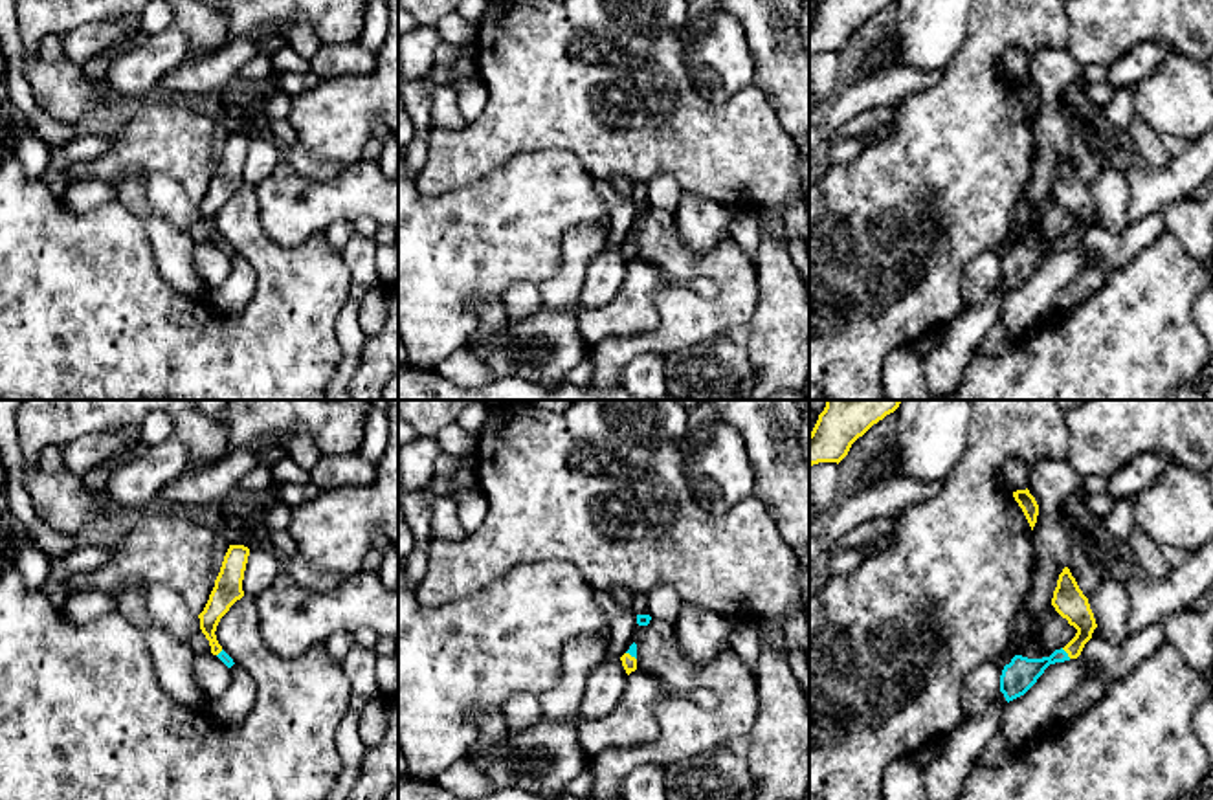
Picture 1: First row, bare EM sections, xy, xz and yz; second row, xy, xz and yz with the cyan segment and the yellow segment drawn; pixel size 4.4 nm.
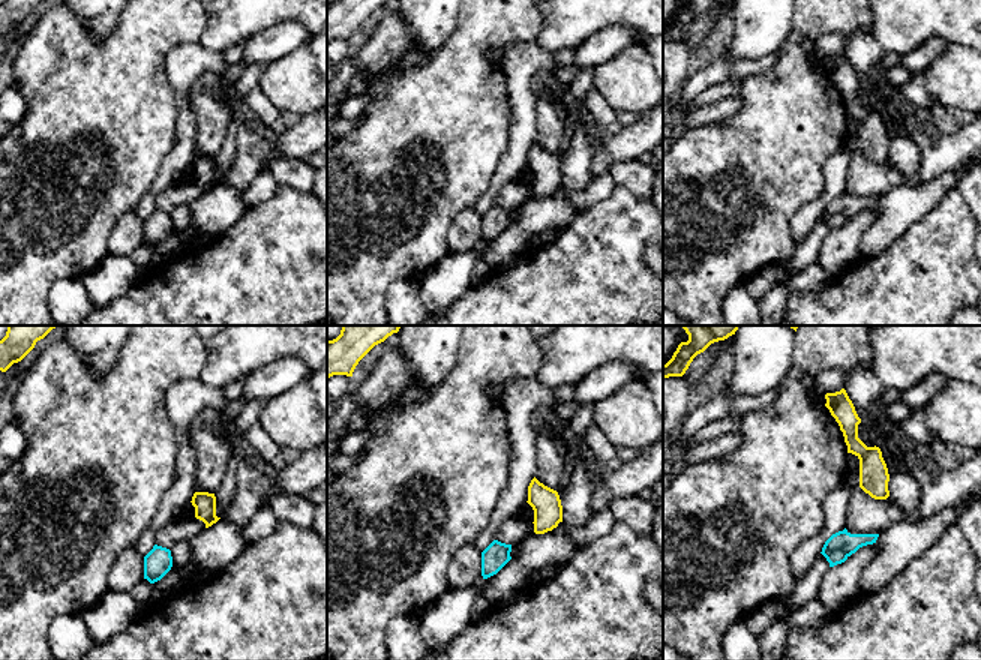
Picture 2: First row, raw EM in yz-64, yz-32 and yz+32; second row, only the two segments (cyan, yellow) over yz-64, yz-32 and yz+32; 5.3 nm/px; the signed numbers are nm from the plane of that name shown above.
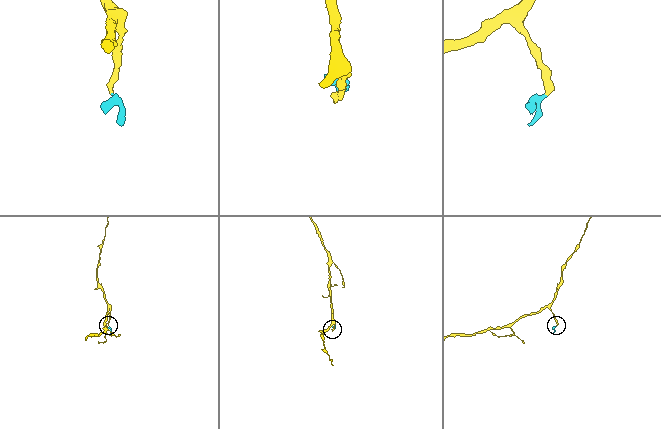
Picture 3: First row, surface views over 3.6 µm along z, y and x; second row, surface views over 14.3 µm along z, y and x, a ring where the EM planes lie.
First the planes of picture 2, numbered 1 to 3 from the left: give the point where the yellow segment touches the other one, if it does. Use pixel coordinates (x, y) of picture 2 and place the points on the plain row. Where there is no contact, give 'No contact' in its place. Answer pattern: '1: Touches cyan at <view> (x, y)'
1: No contact
2: No contact
3: No contact

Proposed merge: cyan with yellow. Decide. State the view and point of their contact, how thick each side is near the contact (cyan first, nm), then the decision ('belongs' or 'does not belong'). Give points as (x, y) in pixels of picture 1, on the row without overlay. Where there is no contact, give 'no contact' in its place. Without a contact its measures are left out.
yz (1067, 243) | 150/140 nm | belongs

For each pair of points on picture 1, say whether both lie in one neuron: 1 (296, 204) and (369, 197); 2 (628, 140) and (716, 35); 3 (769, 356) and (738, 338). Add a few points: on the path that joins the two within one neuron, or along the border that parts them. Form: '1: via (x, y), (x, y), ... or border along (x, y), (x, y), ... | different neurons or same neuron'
1: via (314, 204), (351, 197) | same neuron
2: border along (679, 28), (689, 79), (714, 103) | different neurons
3: border along (747, 325), (747, 353), (756, 380) | different neurons

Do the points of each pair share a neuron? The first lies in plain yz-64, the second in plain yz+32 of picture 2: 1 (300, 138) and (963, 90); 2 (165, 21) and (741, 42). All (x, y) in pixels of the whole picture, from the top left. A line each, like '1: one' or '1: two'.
1: two
2: two

